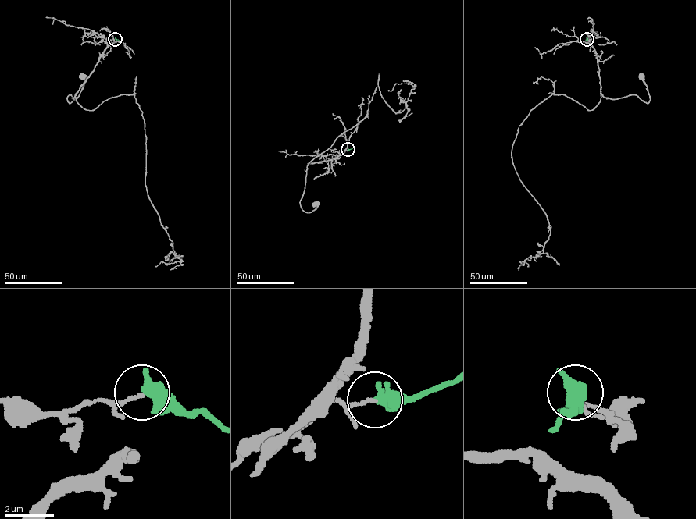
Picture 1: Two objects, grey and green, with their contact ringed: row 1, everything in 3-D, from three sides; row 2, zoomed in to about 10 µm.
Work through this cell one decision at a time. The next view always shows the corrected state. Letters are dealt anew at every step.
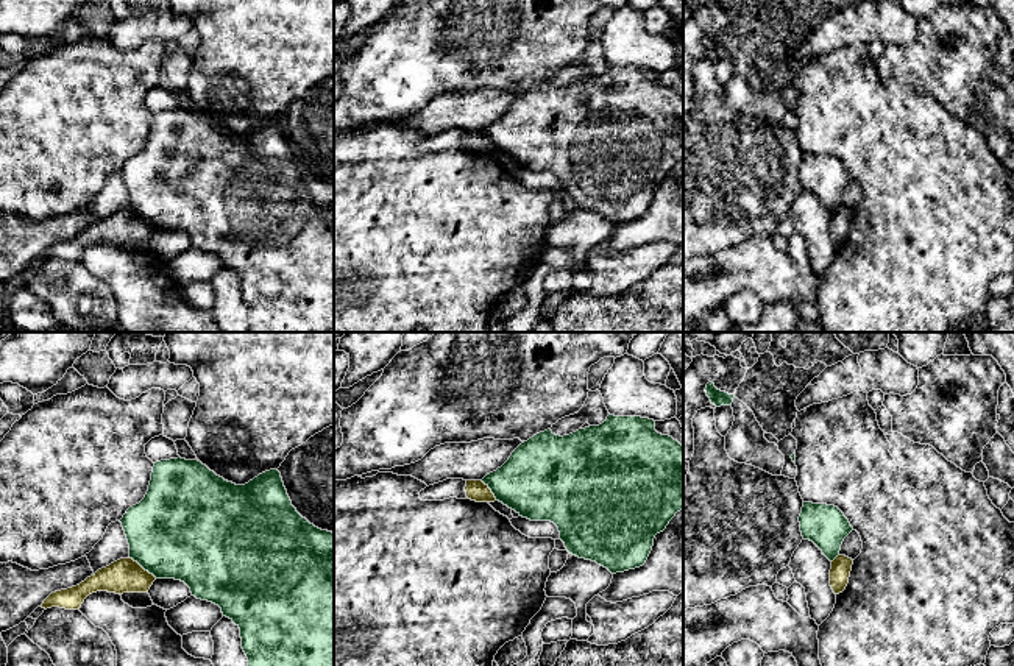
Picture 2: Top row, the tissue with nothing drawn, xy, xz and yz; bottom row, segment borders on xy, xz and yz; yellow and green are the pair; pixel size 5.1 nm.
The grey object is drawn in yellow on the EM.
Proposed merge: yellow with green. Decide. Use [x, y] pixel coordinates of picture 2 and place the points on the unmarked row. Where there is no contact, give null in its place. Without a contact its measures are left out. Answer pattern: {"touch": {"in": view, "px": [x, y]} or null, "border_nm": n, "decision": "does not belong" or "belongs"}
{"touch": {"in": "xy", "px": [141, 217]}, "border_nm": 190, "decision": "does not belong"}

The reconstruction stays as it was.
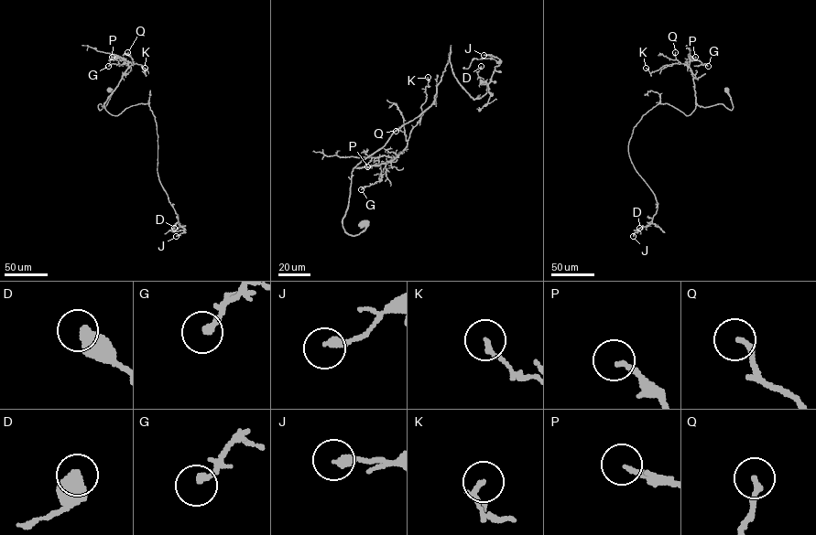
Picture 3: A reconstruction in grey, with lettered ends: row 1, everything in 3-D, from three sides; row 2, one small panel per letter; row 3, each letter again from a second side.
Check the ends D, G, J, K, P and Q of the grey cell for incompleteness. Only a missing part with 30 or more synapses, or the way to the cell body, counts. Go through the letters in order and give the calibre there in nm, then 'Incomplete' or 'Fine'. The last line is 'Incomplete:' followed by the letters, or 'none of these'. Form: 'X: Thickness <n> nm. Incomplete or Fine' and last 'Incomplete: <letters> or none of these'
D: Thickness 550 nm. Fine
G: Thickness 240 nm. Fine
J: Thickness 300 nm. Fine
K: Thickness 170 nm. Fine
P: Thickness 180 nm. Fine
Q: Thickness 190 nm. Fine
Incomplete: none of these

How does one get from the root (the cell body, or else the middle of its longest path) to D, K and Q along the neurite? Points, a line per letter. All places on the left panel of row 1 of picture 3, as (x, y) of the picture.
D: (110, 90), (107, 104), (98, 107), (104, 103), (113, 115), (148, 103), (157, 173), (178, 215), (174, 228)
K: (110, 90), (107, 104), (100, 110), (98, 105), (103, 107), (129, 67), (142, 65), (145, 74), (145, 68)
Q: (110, 90), (107, 104), (100, 110), (98, 105), (103, 107), (125, 70), (134, 63), (127, 52)

